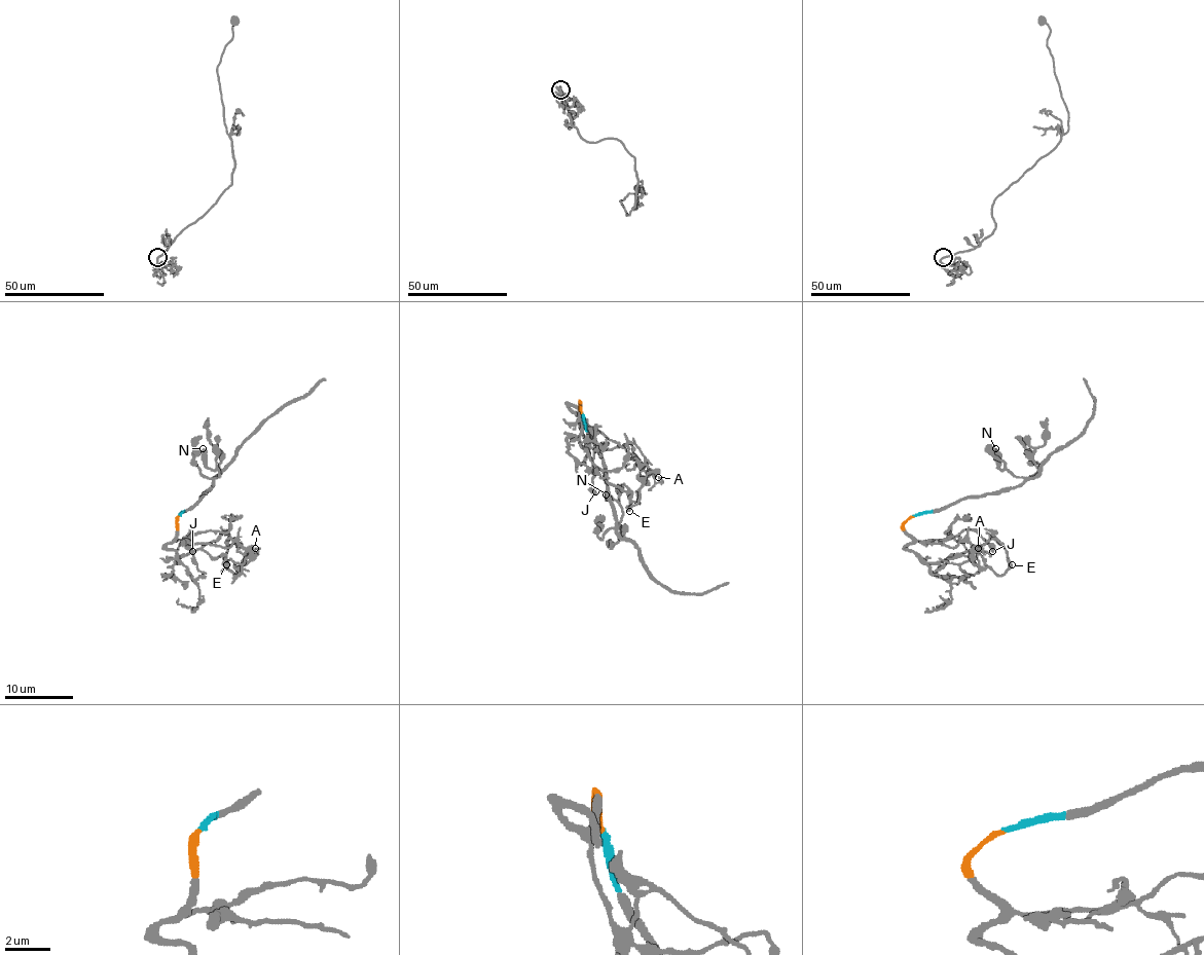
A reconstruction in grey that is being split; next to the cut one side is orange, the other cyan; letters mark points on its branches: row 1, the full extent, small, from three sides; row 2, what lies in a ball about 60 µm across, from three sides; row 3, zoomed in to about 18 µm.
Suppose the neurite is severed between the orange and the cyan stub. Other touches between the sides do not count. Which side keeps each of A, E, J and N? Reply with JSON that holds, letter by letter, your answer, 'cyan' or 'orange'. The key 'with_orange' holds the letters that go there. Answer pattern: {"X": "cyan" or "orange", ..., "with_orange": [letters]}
{"A": "orange", "E": "orange", "J": "orange", "N": "cyan", "with_orange": ["A", "E", "J"]}

